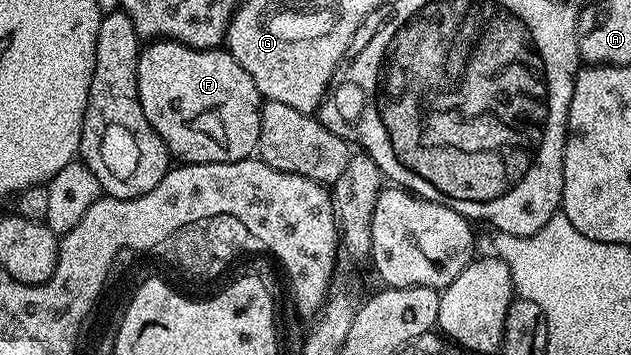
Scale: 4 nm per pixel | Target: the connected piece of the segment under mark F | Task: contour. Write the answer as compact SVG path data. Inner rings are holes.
M156 39L151 43L145 44L140 50L140 58L138 59L138 99L142 103L142 111L146 111L146 119L150 123L150 127L154 127L154 131L158 131L158 135L166 143L169 154L177 162L189 165L230 163L231 161L249 160L257 152L260 144L260 106L262 98L254 79L250 79L250 75L246 75L246 67L242 67L238 63L238 59L234 59L227 48L195 49L189 45L183 45L177 41L167 39Z

